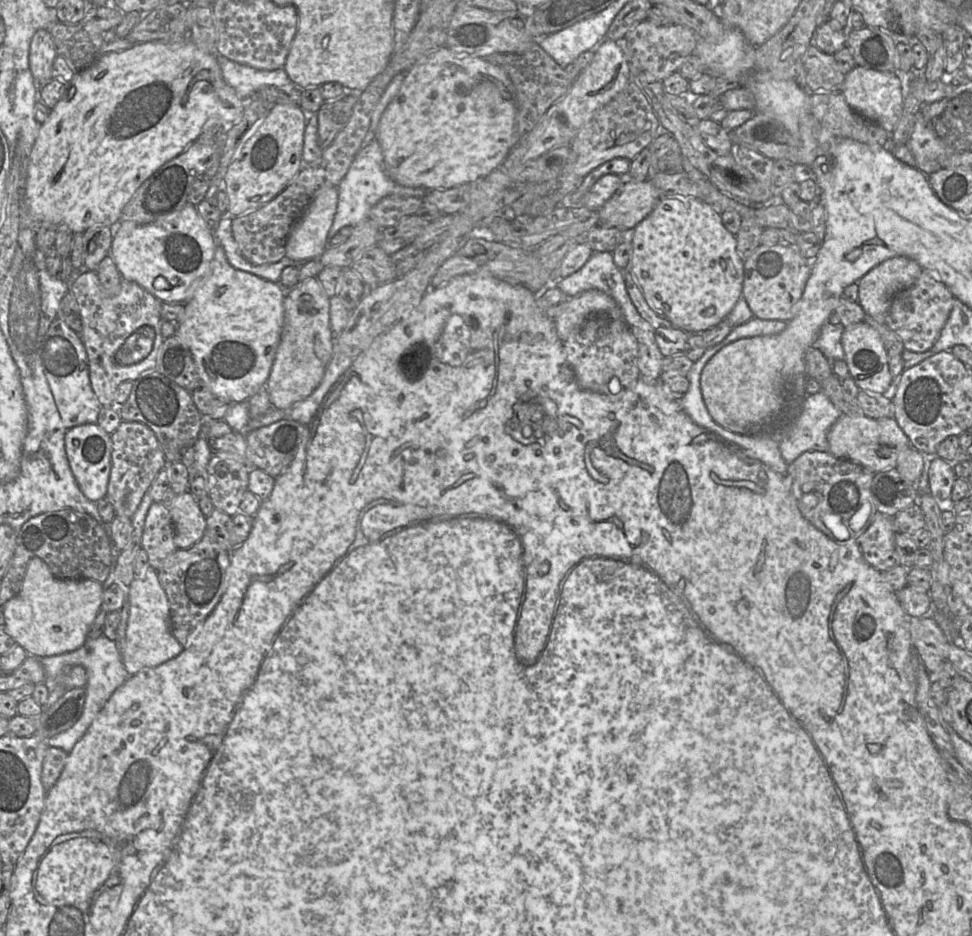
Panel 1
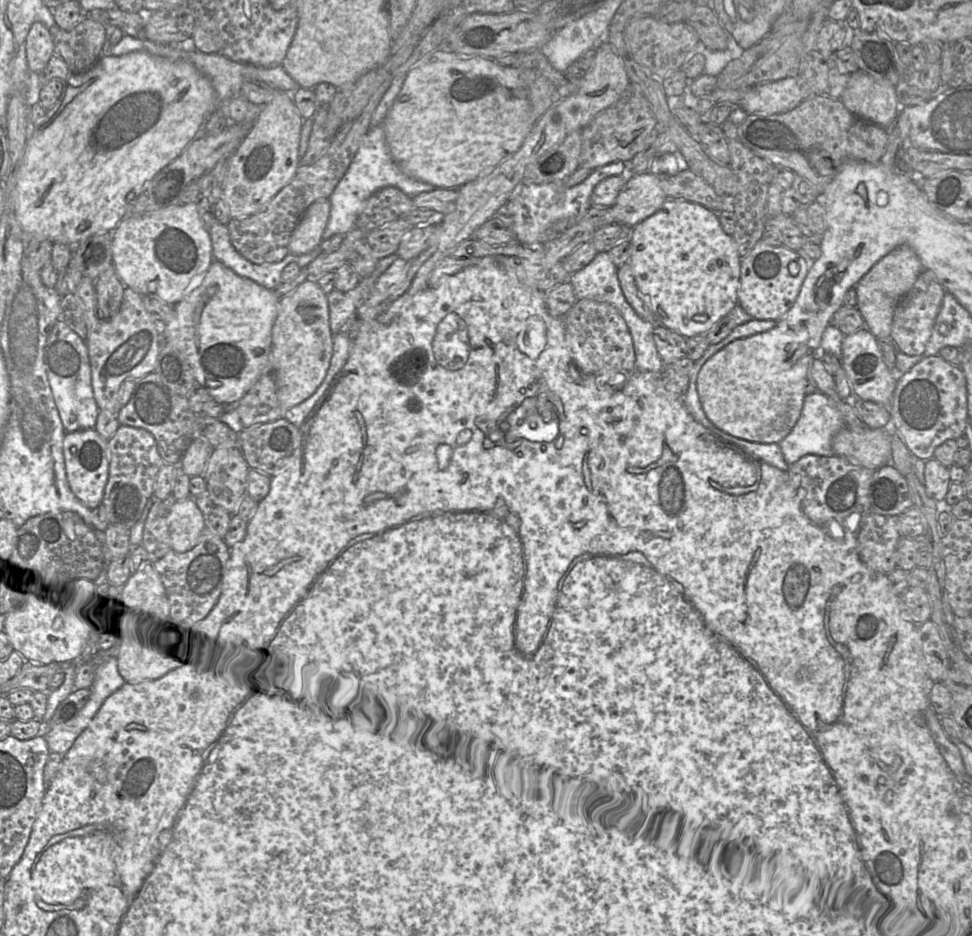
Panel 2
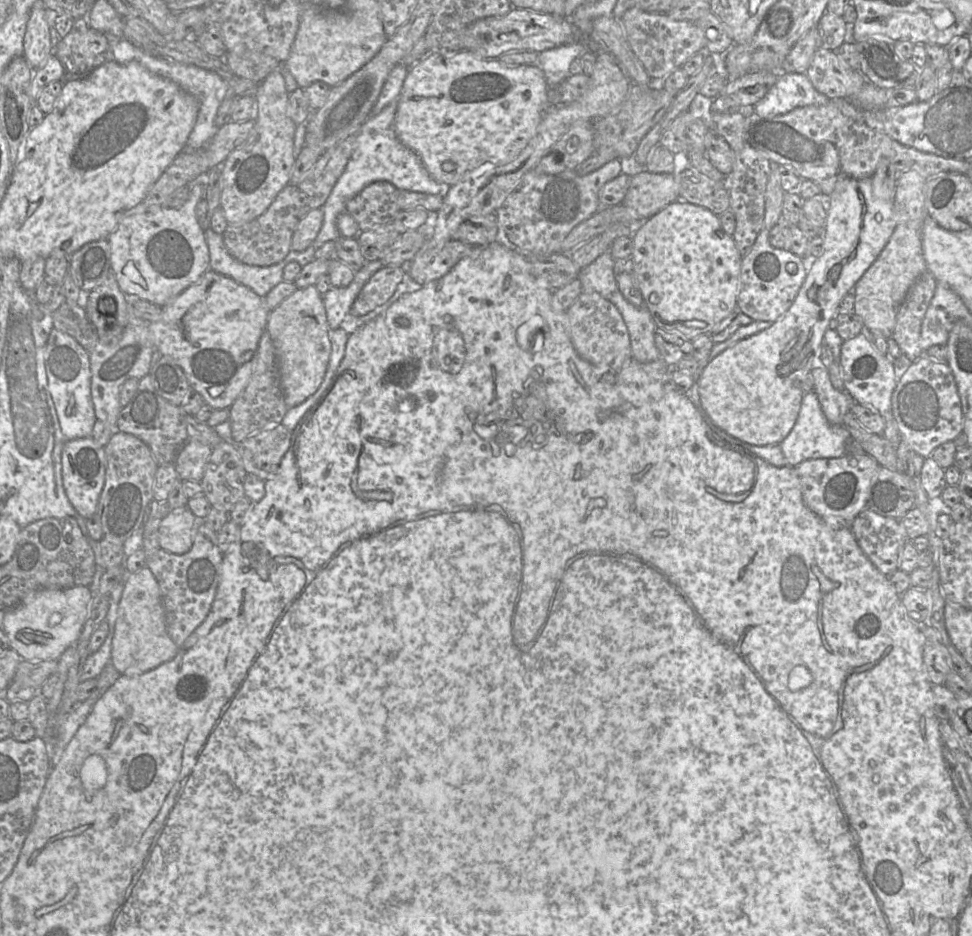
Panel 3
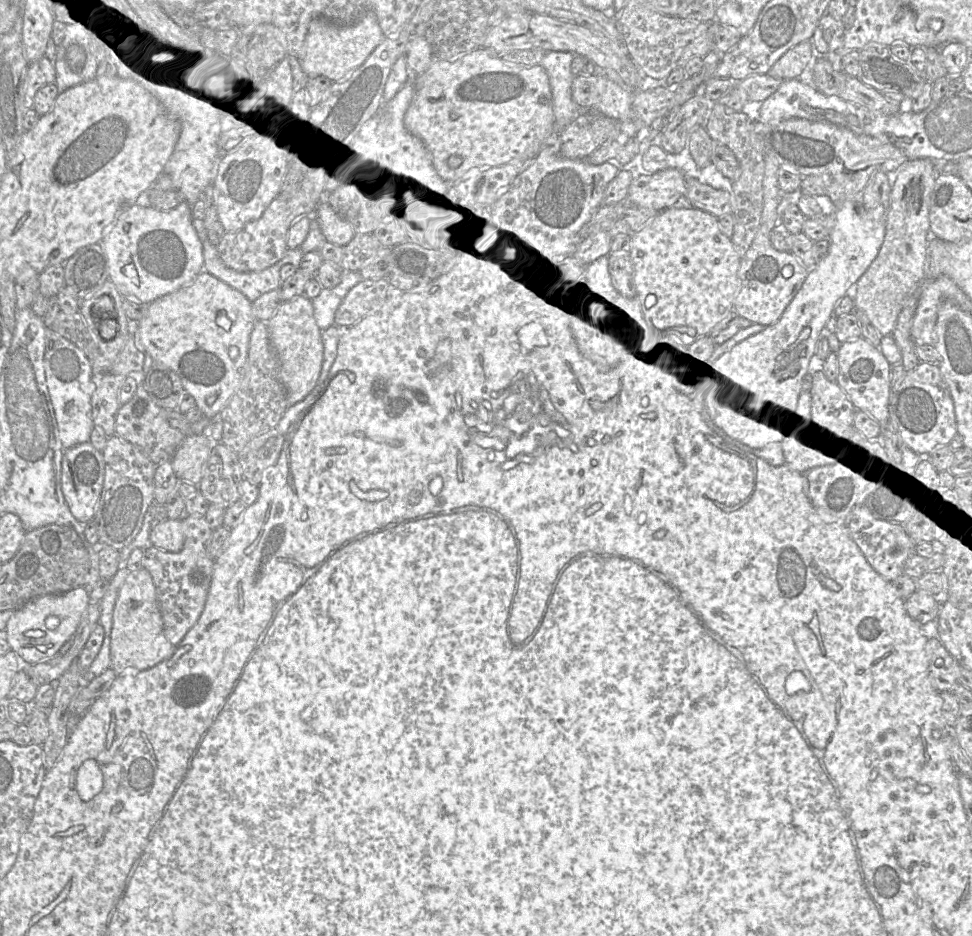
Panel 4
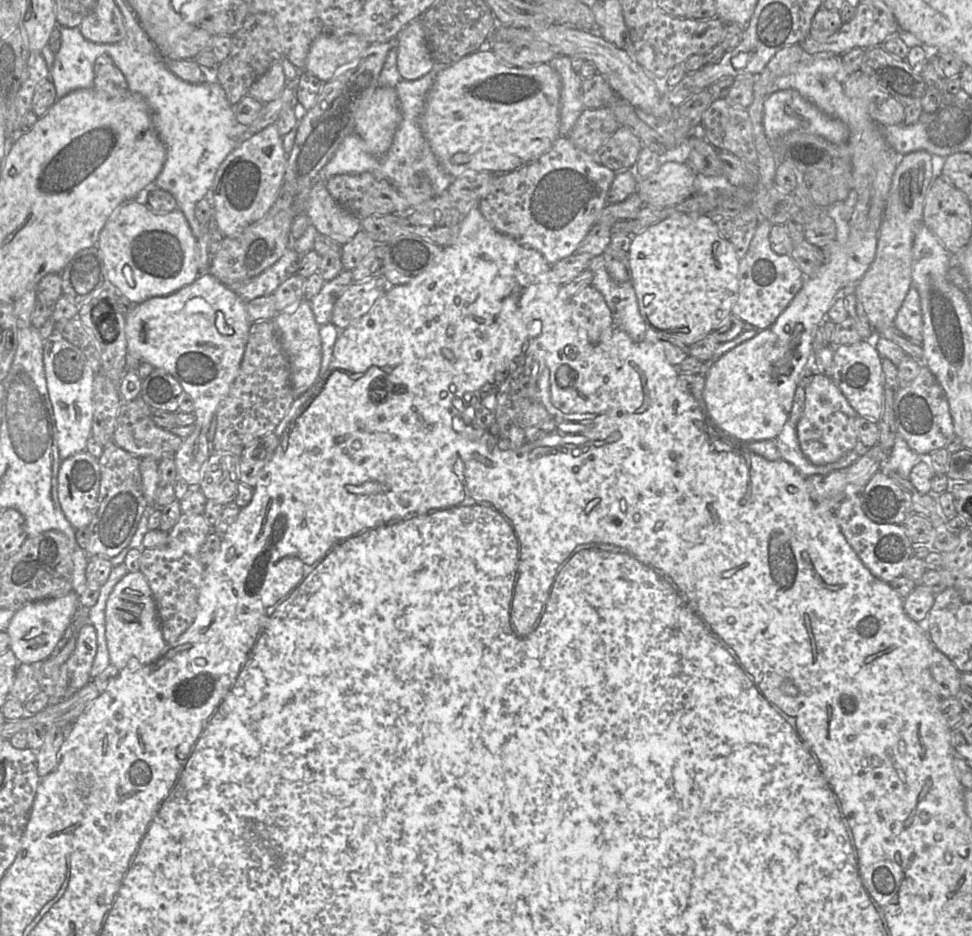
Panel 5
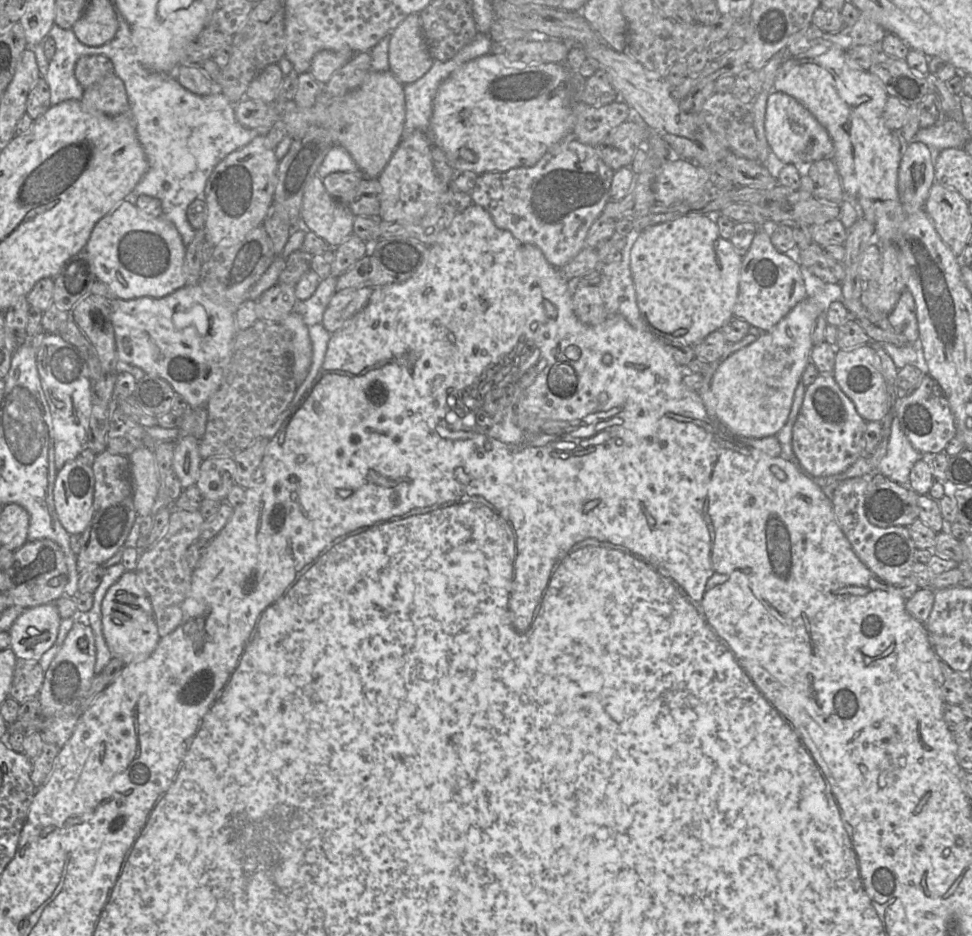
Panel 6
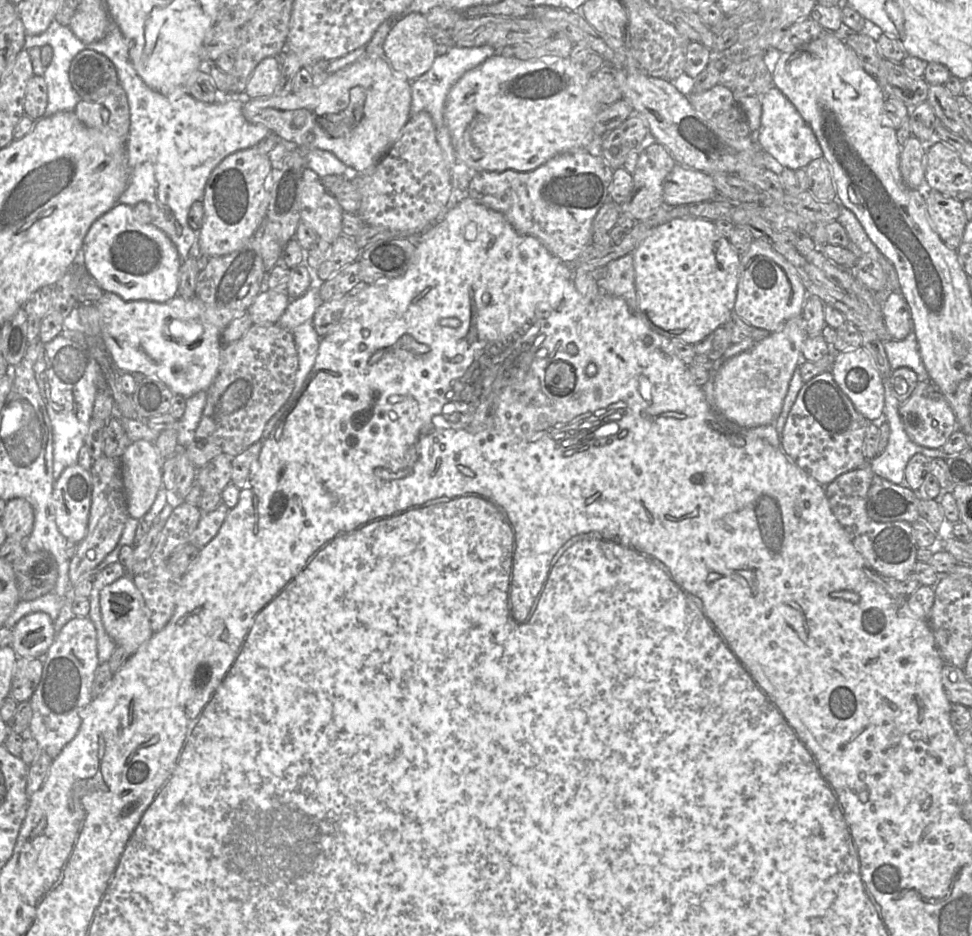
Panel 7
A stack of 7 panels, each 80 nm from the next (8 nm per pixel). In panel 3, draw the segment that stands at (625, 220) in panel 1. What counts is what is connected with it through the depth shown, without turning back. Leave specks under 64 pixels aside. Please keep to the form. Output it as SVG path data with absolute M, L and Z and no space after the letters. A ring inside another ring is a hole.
M643 170L631 178L621 204L635 210L644 222L678 198L678 184L672 173L656 174Z

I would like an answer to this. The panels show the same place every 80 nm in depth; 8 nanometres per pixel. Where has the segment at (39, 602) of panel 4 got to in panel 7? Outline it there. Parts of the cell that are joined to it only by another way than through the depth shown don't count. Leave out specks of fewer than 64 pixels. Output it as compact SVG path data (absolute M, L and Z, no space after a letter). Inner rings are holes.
M33 612L22 617L12 628L12 648L18 657L38 658L54 641L54 621L45 612Z

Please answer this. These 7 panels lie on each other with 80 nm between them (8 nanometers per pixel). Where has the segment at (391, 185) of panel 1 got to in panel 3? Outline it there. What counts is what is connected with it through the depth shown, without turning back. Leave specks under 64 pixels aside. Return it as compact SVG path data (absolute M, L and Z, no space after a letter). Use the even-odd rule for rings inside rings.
M398 98L390 102L377 115L370 116L356 134L356 142L351 158L322 206L324 218L321 229L313 242L315 249L327 241L336 241L341 237L337 227L337 217L341 213L346 212L346 203L348 200L373 182L386 181L394 185L399 191L435 195L444 195L450 187L434 180L422 163L421 158L397 138L394 129L397 105Z

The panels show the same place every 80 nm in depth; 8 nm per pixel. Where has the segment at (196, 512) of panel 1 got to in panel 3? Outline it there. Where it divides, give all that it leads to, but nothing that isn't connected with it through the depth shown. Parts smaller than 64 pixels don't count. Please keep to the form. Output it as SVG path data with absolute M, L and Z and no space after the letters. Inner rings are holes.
M187 506L171 510L159 526L159 547L174 554L188 552L199 521Z

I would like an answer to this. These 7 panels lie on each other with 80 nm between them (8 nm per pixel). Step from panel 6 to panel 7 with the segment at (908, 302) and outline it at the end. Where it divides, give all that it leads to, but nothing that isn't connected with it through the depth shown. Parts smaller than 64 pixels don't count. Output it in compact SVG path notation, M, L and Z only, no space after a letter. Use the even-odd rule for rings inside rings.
M893 291L883 302L882 315L891 339L904 340L913 330L911 309L901 291Z

